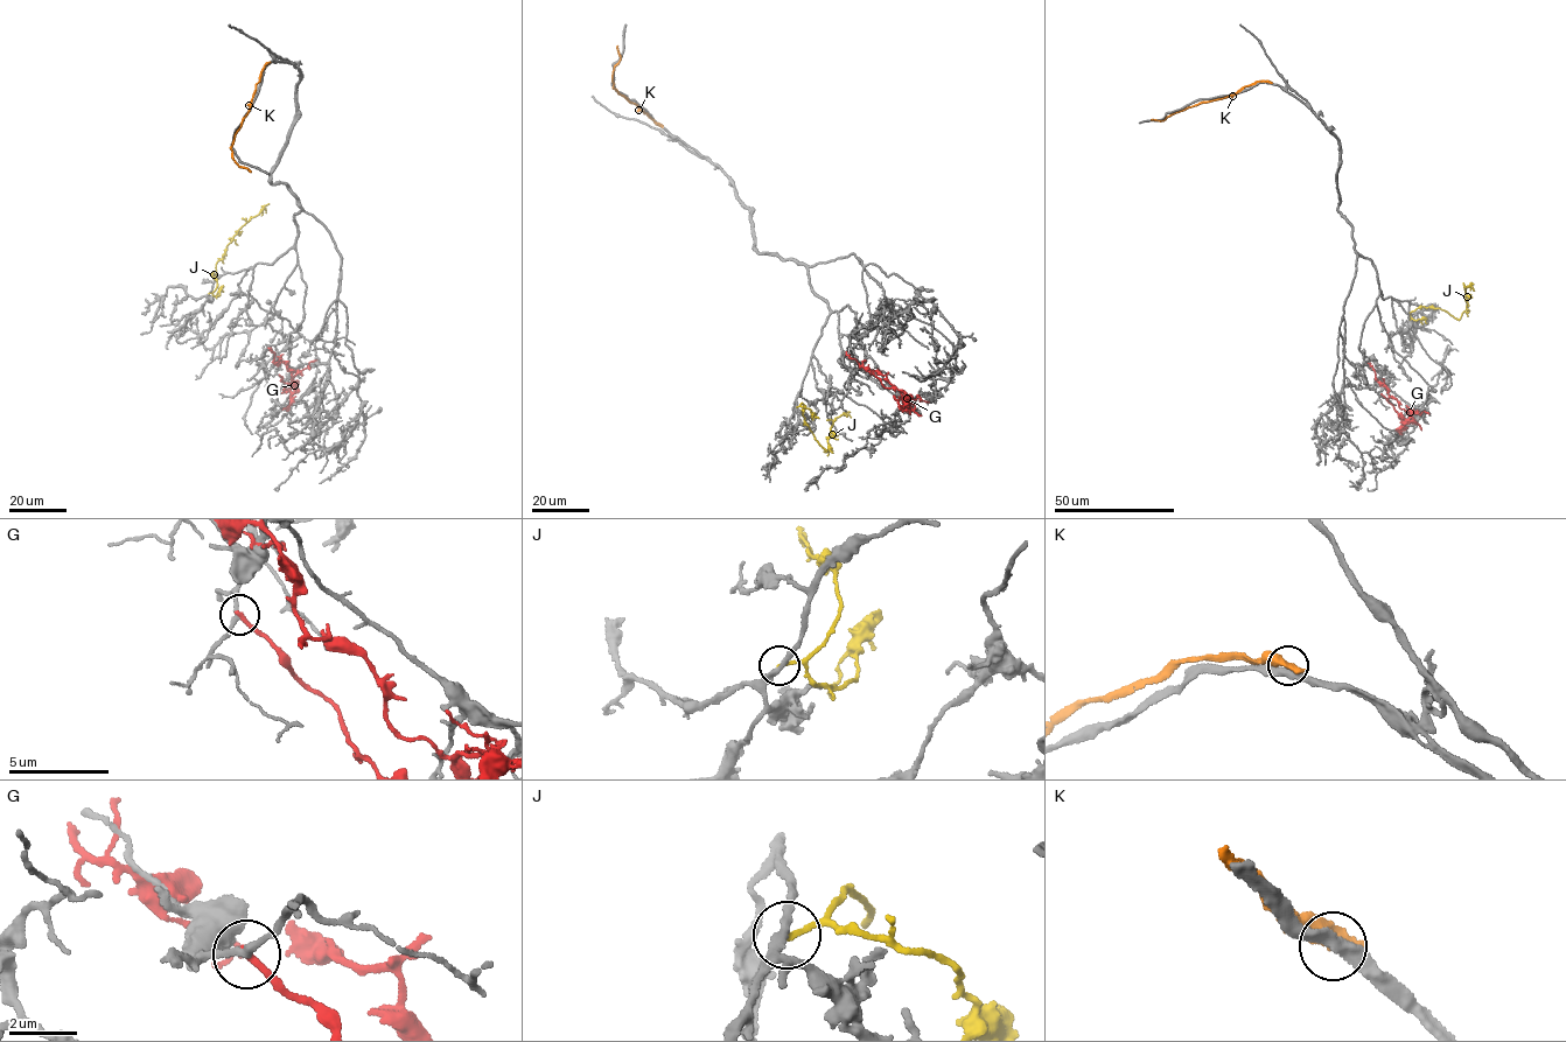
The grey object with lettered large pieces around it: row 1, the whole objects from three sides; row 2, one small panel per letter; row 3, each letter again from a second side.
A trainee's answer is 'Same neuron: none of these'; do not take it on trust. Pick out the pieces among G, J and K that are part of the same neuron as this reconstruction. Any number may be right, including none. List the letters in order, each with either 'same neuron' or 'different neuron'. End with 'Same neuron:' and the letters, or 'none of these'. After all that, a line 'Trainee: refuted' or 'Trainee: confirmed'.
G: different neuron
J: different neuron
K: different neuron
Same neuron: none of these
Trainee: confirmed

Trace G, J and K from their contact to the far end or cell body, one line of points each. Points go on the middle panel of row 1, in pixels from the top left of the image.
G: (873, 373), (886, 387), (901, 390), (913, 403), (904, 399), (885, 375), (864, 368), (846, 351)
J: (797, 407), (803, 405), (804, 424), (825, 452), (836, 418), (846, 413), (851, 418)
K: (659, 126), (613, 86), (613, 71), (620, 58), (616, 46)

